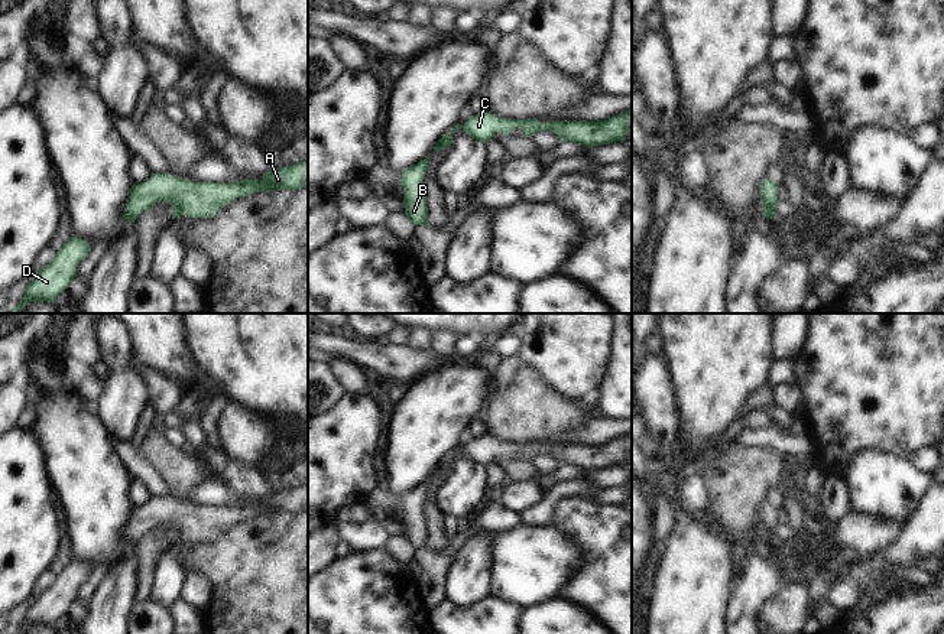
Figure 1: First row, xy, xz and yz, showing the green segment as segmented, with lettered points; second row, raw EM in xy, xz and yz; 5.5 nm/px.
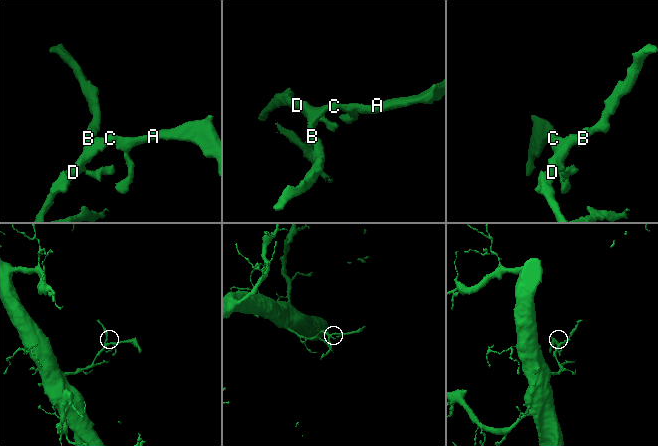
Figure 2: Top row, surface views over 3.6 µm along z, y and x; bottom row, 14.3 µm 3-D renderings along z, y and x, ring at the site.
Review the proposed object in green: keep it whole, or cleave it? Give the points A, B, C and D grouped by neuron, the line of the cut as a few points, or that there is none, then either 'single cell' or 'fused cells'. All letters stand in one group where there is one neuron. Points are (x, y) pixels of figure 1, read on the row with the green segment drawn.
A B C D; no cut; single cell

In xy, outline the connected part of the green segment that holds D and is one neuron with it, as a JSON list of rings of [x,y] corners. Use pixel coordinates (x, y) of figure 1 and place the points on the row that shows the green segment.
[[[72,235],[55,254],[49,264],[39,269],[33,280],[27,285],[26,292],[16,308],[17,313],[29,302],[55,302],[56,298],[77,277],[77,266],[90,253],[91,247],[85,240]]]

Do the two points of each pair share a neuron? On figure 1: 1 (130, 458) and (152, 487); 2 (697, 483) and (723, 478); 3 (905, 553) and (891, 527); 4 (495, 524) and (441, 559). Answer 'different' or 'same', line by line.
1: same
2: different
3: different
4: same

